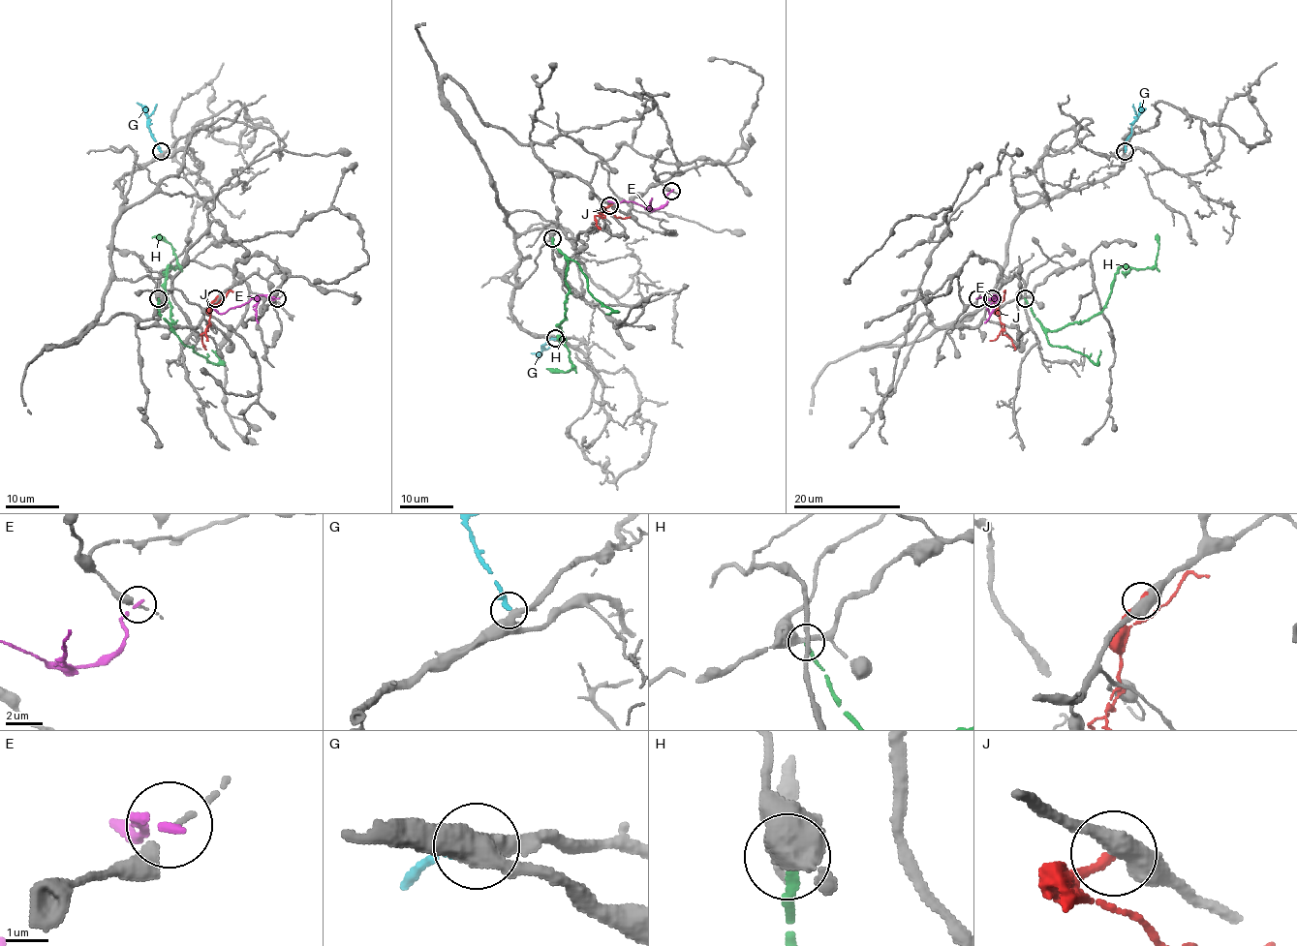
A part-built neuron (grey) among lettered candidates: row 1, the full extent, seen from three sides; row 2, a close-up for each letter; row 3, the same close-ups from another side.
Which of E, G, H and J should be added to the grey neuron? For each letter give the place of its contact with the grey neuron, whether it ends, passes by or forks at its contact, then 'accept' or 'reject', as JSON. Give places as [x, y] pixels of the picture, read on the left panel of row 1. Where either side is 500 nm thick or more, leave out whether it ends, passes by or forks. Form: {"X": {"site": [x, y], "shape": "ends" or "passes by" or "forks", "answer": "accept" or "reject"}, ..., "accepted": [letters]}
{"E": {"site": [277, 298], "shape": "ends", "answer": "reject"}, "G": {"site": [161, 151], "shape": "ends", "answer": "accept"}, "H": {"site": [158, 298], "shape": "ends", "answer": "reject"}, "J": {"site": [215, 298], "answer": "reject"}, "accepted": ["G"]}

